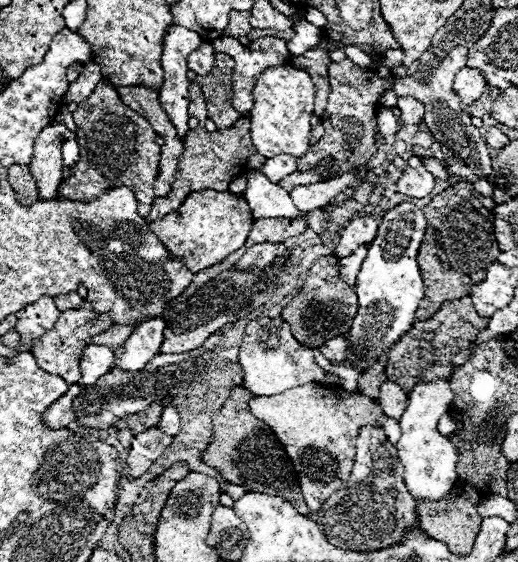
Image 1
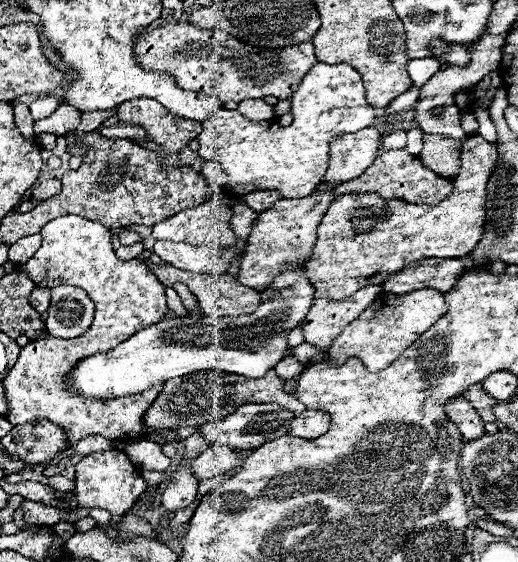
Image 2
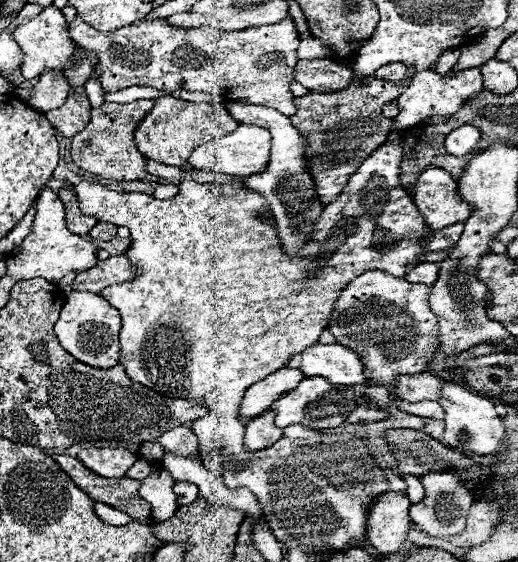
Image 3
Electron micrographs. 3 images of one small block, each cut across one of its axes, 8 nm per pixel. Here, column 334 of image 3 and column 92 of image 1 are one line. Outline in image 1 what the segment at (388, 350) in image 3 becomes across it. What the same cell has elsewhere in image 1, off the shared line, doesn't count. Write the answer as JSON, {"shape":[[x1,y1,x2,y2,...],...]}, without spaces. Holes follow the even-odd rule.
{"shape":[[84,300,84,304,78,310,60,312,58,322,54,324,54,328,48,330,42,338,38,338,32,344,30,352,34,354,34,358,38,360,38,366,42,366,42,370,62,376,68,384,80,382,80,356,82,356,82,350,90,344,94,334,100,334,102,330,108,330,112,324,114,322,110,318,110,312,96,314,92,304,88,300]]}

